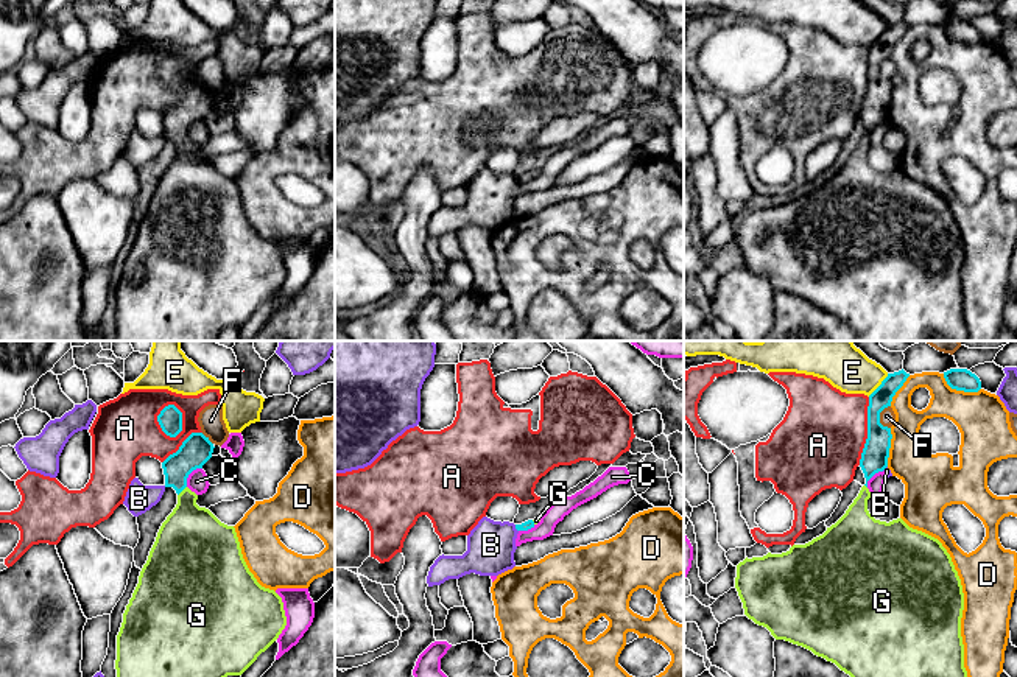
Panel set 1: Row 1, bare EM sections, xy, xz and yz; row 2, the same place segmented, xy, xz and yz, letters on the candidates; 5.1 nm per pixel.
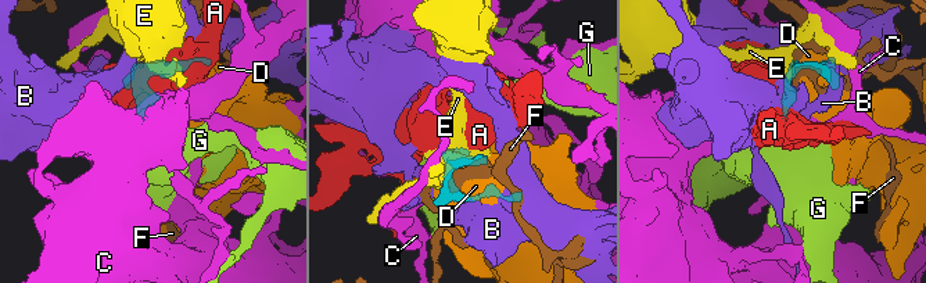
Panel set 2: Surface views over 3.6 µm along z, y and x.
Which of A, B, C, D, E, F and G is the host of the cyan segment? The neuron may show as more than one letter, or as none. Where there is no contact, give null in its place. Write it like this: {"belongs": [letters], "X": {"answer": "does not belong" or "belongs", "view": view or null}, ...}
{"belongs": ["G"], "A": {"answer": "does not belong", "view": "xy"}, "B": {"answer": "does not belong", "view": "xz"}, "C": {"answer": "does not belong", "view": "xy"}, "D": {"answer": "does not belong", "view": "yz"}, "E": {"answer": "does not belong", "view": "yz"}, "F": {"answer": "does not belong", "view": "yz"}, "G": {"answer": "belongs", "view": "xy"}}

